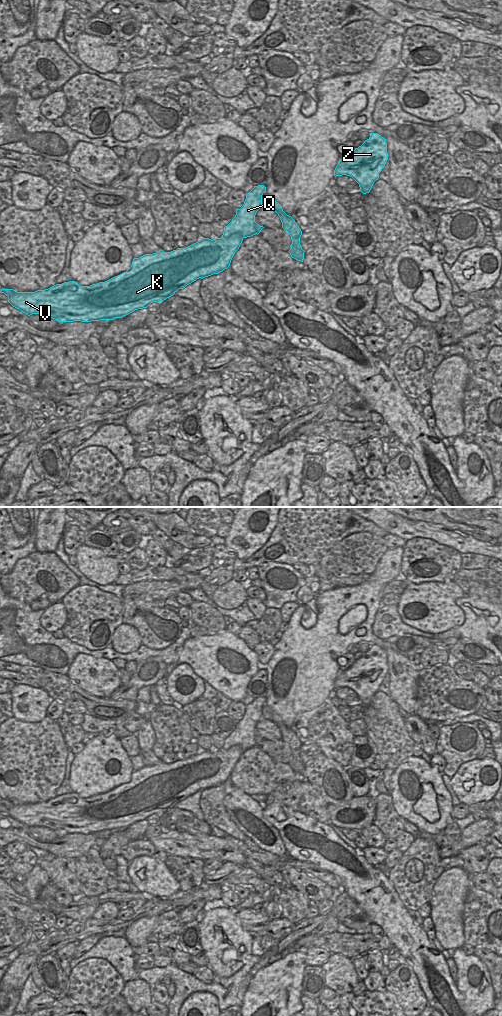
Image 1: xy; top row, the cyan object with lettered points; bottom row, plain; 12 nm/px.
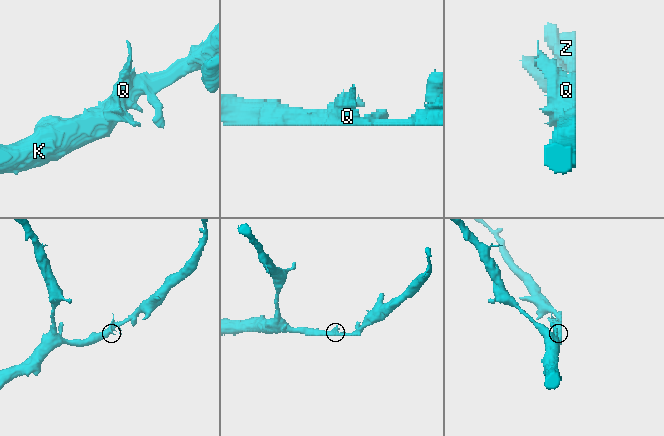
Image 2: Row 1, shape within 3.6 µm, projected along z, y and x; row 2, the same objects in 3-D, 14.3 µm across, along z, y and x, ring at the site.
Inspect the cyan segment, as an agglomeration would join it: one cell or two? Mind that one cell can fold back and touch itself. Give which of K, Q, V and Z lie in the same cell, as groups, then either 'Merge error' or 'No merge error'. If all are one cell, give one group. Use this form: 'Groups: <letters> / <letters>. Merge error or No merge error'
Groups: K Q V Z. No merge error

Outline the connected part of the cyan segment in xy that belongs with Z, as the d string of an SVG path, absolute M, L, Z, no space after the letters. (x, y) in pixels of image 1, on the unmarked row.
M371 645L364 655L345 671L340 672L334 682L334 688L352 689L363 706L369 705L379 685L388 672L386 651L377 645Z

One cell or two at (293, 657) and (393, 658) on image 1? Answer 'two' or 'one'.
one

